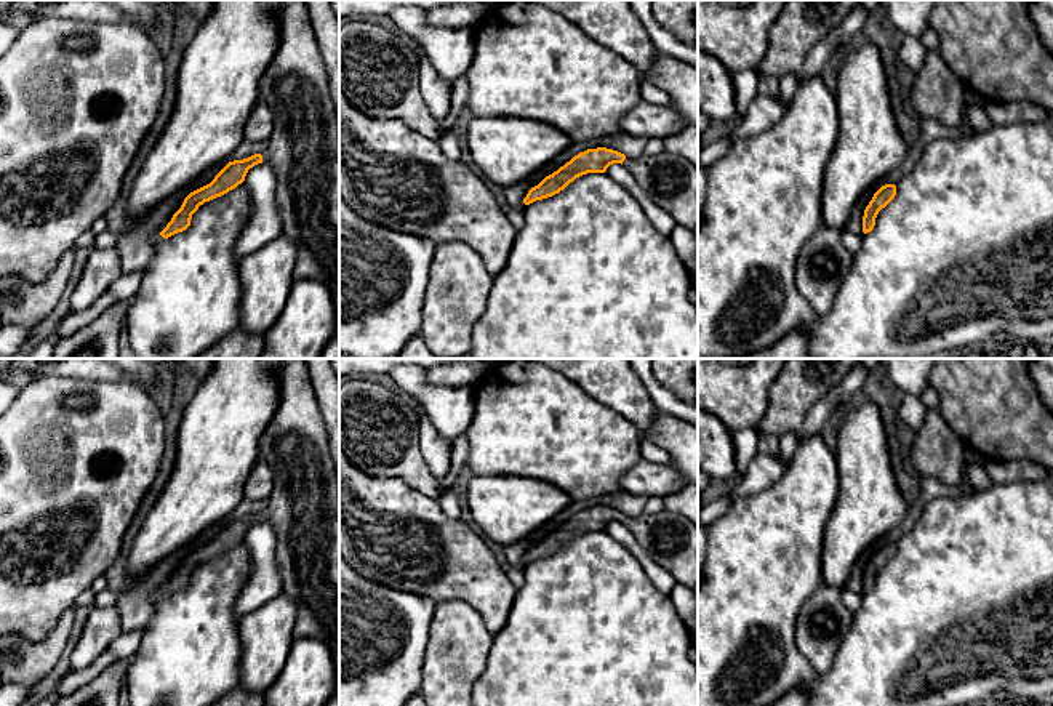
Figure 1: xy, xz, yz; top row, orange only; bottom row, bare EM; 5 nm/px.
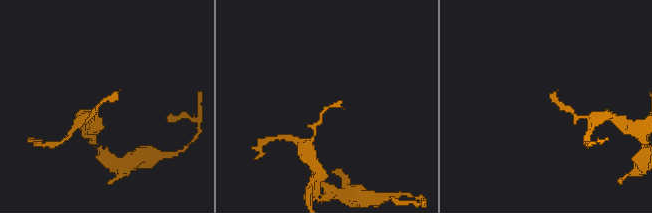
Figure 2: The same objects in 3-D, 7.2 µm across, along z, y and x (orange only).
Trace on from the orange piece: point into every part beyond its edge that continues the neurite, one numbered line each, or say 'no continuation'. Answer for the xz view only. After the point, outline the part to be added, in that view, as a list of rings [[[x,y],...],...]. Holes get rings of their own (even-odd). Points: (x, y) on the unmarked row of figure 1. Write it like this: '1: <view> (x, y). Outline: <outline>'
1: xz (669, 538). Outline: [[[667,509],[626,515],[623,525],[658,565],[698,596],[698,525]]]

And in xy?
1: xy (303, 509). Outline: [[[280,359],[278,407],[259,440],[258,459],[272,467],[274,490],[261,511],[277,536],[283,594],[296,607],[293,640],[318,639],[331,652],[339,692],[339,485],[328,431],[304,359]]]

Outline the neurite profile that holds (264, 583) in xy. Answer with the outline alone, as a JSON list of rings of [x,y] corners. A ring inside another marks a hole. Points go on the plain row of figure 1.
[[[258,522],[248,528],[243,543],[250,549],[254,565],[234,607],[238,618],[283,594],[283,581],[275,560],[277,536],[274,528],[267,522]]]

